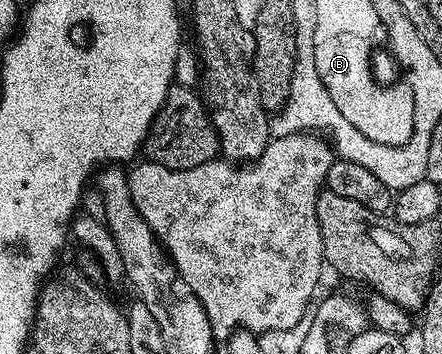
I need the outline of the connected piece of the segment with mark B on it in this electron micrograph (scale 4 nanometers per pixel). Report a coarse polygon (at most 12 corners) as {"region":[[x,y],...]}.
{"region":[[359,38],[313,40],[313,72],[372,149],[417,142],[415,88],[379,92]]}

